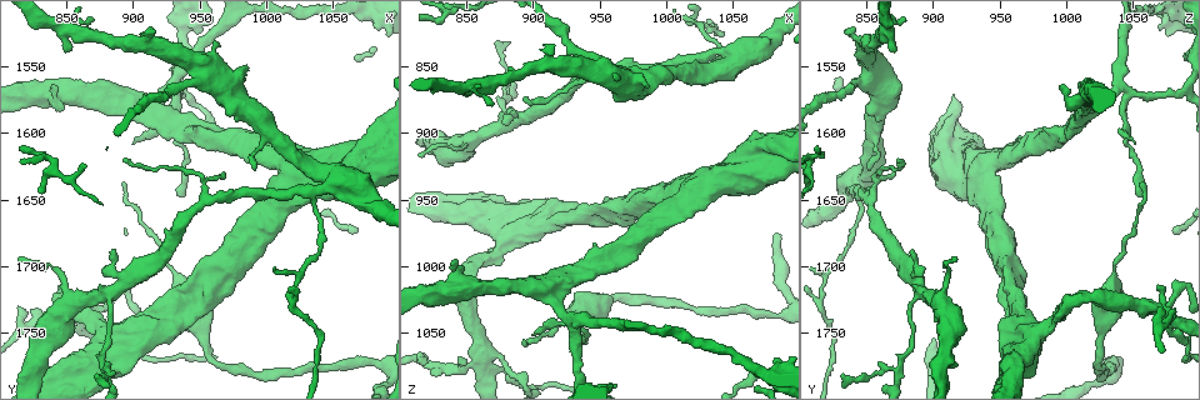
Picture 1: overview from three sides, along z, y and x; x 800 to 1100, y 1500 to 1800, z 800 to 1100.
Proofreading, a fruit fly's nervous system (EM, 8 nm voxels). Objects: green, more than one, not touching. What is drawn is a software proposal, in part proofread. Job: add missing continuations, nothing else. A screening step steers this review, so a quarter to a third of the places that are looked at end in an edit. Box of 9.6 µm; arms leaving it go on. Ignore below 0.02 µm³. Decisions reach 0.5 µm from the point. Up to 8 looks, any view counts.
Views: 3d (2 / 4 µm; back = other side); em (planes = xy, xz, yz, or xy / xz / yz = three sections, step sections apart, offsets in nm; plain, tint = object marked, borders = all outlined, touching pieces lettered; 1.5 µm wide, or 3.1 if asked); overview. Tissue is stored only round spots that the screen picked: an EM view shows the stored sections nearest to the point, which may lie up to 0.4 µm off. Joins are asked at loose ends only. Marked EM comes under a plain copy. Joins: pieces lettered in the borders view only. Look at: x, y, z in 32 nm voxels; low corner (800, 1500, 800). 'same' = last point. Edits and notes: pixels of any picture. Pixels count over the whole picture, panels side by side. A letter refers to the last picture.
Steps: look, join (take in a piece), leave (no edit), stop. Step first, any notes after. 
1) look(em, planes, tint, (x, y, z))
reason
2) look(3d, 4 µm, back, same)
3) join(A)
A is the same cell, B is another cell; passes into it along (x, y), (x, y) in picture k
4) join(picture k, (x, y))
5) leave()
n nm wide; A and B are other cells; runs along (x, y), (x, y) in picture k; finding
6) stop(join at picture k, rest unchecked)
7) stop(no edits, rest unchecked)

look(3d, 2 µm, (854, 1536, 870))
branch stops here

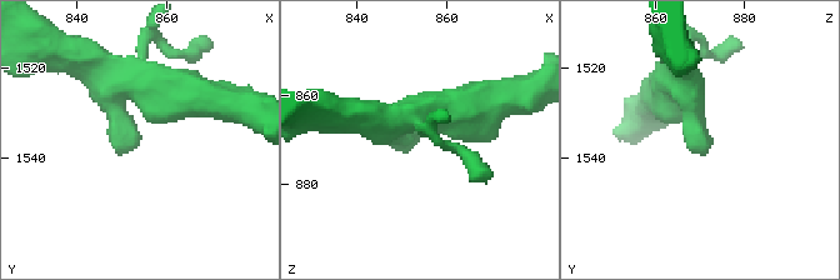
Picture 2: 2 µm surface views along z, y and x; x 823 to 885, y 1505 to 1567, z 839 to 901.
look(em, planes, borders, (853, 1537, 871))

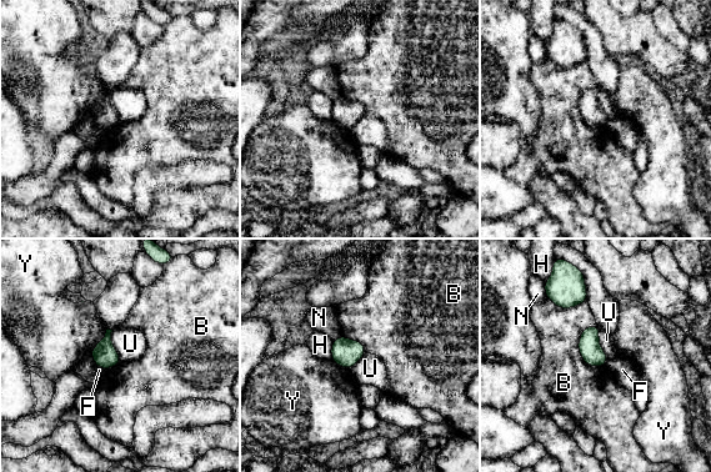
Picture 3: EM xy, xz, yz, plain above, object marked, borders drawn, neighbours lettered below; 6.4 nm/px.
leave()
B, F, H, N, U and Y are other cells; border along (111, 330), (111, 346), (120, 361) in picture 3; none of them fits

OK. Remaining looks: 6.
look(em, planes, borders, (900, 1606, 1050))

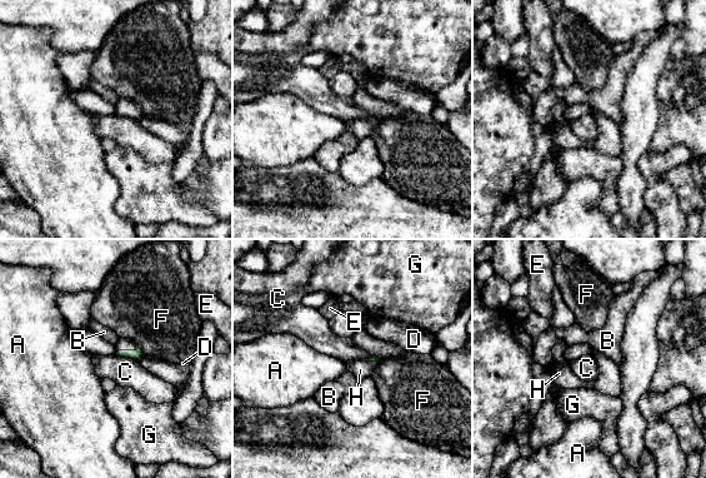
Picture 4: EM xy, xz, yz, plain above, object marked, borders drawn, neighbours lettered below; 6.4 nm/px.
join(H)
H touches over 140 nm; H is the same cell, A, B, C, D, E, F and G are other cells; passes into it along (135, 354), (126, 350), (123, 344) in picture 4; the neuron continues

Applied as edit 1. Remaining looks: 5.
look(em, planes, tint, (934, 1648, 1058))
an open end

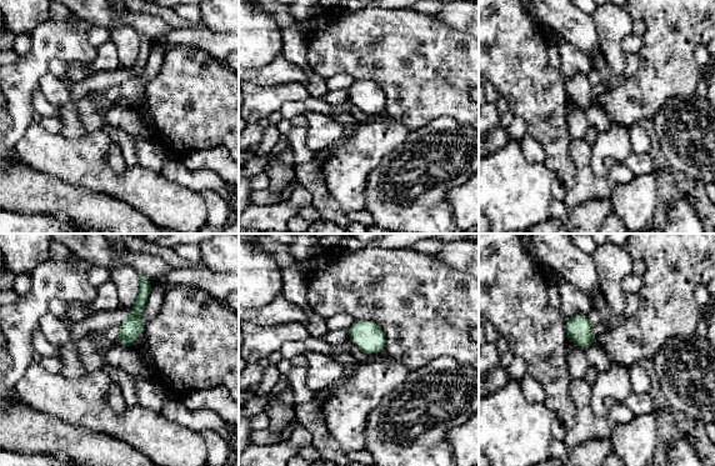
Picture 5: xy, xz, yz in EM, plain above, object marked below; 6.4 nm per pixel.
look(em, planes, borders, same)
what lies round it

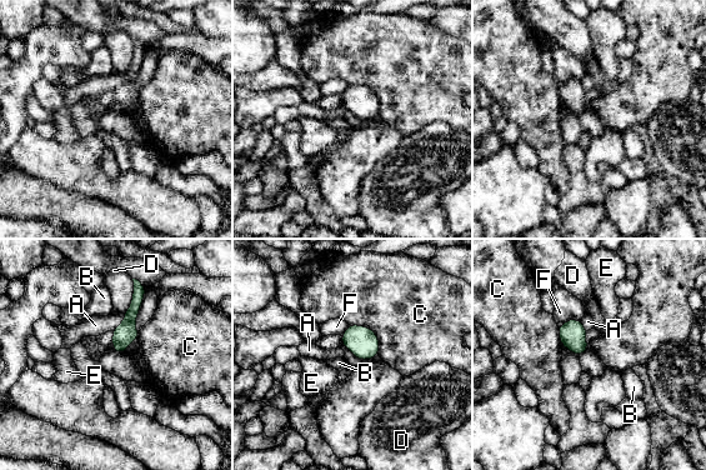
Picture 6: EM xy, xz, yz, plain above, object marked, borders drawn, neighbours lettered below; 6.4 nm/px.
leave()
A, B, C, D, E and F are other cells; none of them fits

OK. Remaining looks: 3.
look(3d, 4 µm, (916, 1522, 836))
an open end

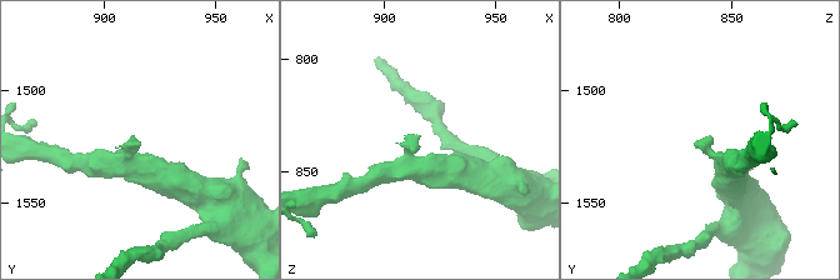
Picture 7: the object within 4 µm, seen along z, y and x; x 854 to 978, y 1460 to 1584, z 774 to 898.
look(em, planes, tint, (916, 1523, 834))

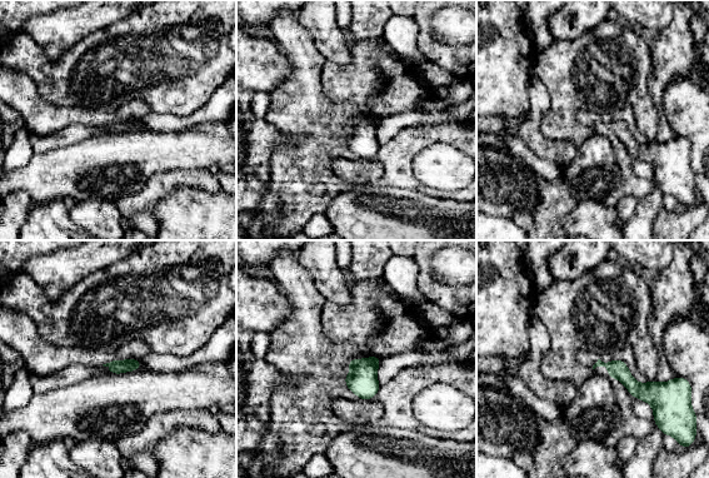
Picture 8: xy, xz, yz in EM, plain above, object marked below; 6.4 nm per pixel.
look(em, planes, borders, same)

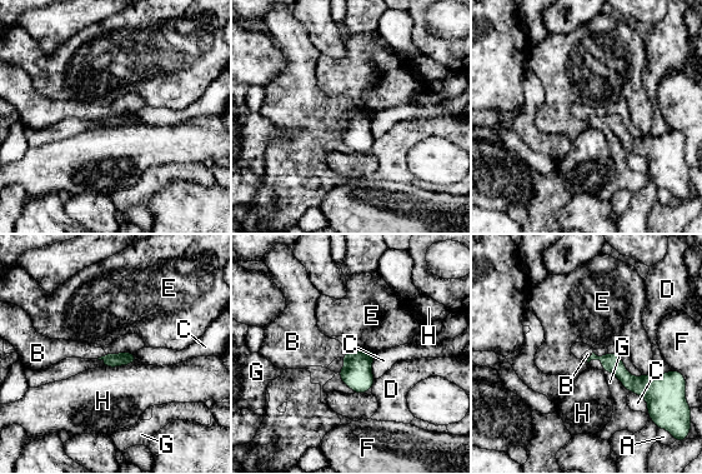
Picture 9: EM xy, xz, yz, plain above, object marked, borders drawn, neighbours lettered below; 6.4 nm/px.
leave()
A, B, C, D, E, F, G and H are other cells; no lettered piece goes on from it

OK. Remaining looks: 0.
stop(join at picture 4, rest unchecked)

